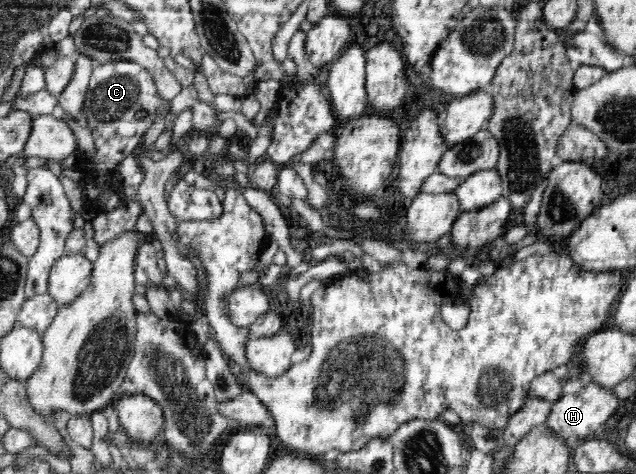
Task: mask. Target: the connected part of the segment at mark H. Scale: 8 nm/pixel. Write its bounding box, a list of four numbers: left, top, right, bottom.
[546,384,620,440]

